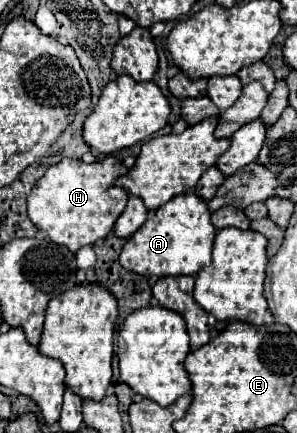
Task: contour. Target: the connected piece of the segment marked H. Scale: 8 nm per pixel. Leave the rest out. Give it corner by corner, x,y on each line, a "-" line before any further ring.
107,156
99,162
85,164
83,160
63,158
59,164
49,166
43,178
37,180
33,190
27,196
27,214
29,220
59,246
67,246
71,252
77,252
83,246
93,246
97,240
105,238
115,220
125,210
129,194
115,186
127,168
113,156

